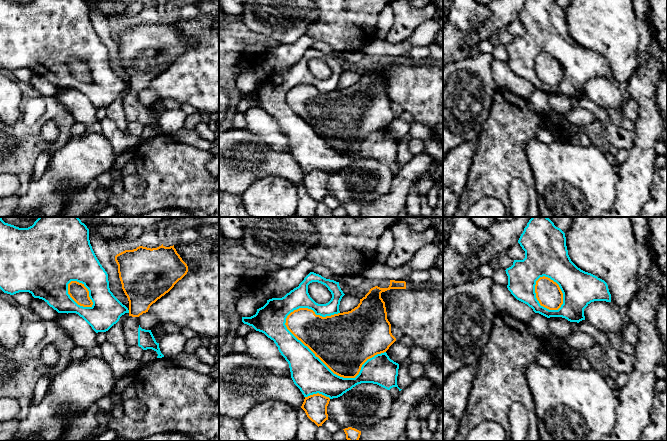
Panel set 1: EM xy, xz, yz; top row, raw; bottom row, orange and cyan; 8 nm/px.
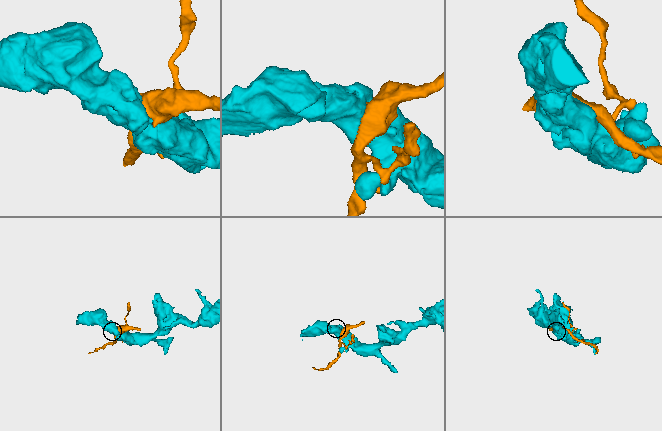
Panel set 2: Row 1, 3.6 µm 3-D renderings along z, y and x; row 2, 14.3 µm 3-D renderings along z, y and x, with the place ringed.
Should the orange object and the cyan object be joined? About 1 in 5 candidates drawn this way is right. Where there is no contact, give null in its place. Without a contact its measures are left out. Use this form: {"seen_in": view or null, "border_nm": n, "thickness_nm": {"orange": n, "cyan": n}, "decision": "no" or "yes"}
{"seen_in": "xz", "border_nm": 850, "thickness_nm": {"orange": 460, "cyan": 280}, "decision": "no"}

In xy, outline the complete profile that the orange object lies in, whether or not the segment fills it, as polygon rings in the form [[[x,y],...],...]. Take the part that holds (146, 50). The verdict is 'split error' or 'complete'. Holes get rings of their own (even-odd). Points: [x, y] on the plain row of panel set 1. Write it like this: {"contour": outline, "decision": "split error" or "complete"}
{"contour": [[[163,20],[157,24],[139,22],[125,26],[115,32],[122,65],[129,77],[129,92],[139,93],[148,88],[150,82],[168,69],[188,48],[187,40],[173,22]]], "decision": "complete"}

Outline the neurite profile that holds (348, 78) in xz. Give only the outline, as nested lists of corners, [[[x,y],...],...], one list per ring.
[[[345,70],[340,77],[339,87],[340,89],[351,87],[357,83],[359,79],[360,75],[358,73]]]

